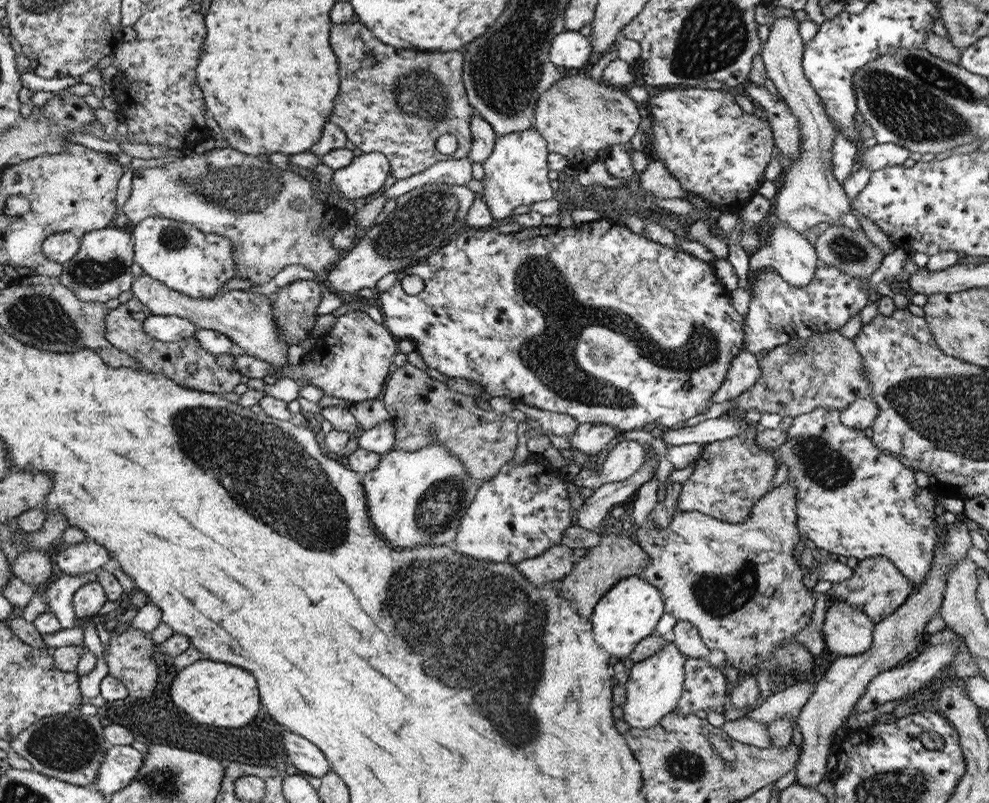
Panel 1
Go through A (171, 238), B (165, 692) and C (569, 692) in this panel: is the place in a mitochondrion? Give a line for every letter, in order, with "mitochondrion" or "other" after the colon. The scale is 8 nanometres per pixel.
A: mitochondrion
B: other
C: other

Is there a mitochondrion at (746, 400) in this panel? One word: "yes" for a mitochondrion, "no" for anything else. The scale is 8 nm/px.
no

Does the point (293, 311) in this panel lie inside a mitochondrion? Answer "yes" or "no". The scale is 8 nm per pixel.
yes

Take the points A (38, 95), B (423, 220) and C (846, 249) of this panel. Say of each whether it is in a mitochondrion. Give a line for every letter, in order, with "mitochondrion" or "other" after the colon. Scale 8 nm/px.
A: other
B: mitochondrion
C: mitochondrion

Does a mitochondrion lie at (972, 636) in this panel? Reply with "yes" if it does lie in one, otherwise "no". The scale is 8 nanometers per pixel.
no

